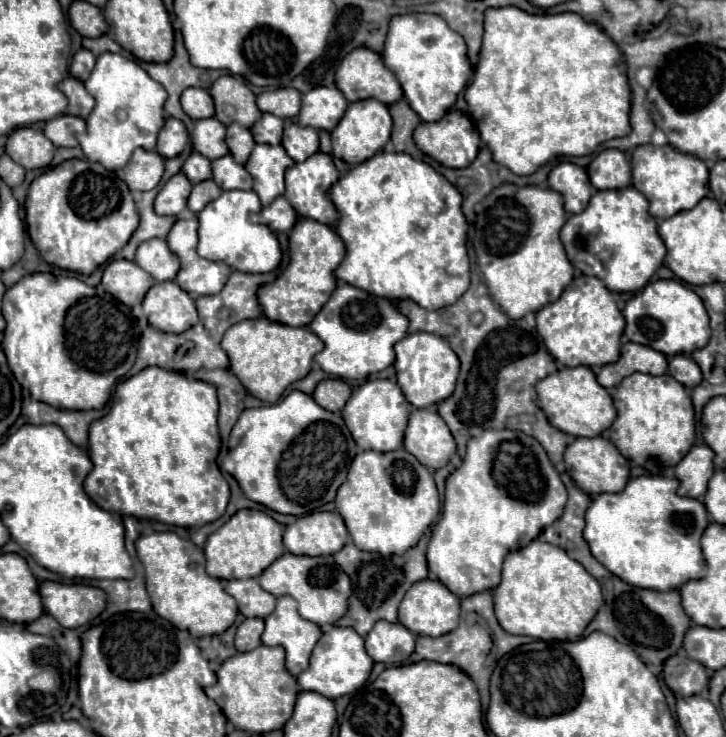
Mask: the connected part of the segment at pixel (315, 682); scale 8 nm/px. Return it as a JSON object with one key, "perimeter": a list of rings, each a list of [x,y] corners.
{"perimeter":[[[332,626],[316,642],[310,658],[310,666],[306,672],[298,676],[298,684],[302,690],[318,692],[330,700],[336,700],[340,696],[346,696],[358,690],[370,678],[372,666],[374,666],[374,660],[364,650],[364,638],[354,628]]]}

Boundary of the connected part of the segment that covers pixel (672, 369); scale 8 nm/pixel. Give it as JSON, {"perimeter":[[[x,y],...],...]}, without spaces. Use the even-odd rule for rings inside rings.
{"perimeter":[[[674,356],[668,362],[668,374],[672,378],[676,378],[678,382],[682,382],[686,388],[694,388],[702,382],[702,372],[700,366],[686,356]]]}

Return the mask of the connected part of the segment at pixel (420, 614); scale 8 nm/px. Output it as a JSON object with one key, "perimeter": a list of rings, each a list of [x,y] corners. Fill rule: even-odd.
{"perimeter":[[[426,578],[422,582],[416,582],[404,596],[400,610],[398,610],[398,620],[402,626],[406,626],[412,634],[426,634],[426,636],[442,636],[454,630],[458,626],[460,618],[460,598],[452,594],[440,580]]]}

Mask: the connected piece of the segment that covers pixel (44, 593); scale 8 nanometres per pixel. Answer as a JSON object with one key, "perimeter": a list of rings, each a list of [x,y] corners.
{"perimeter":[[[42,582],[40,596],[46,612],[64,628],[78,628],[106,608],[106,594],[94,586]]]}

